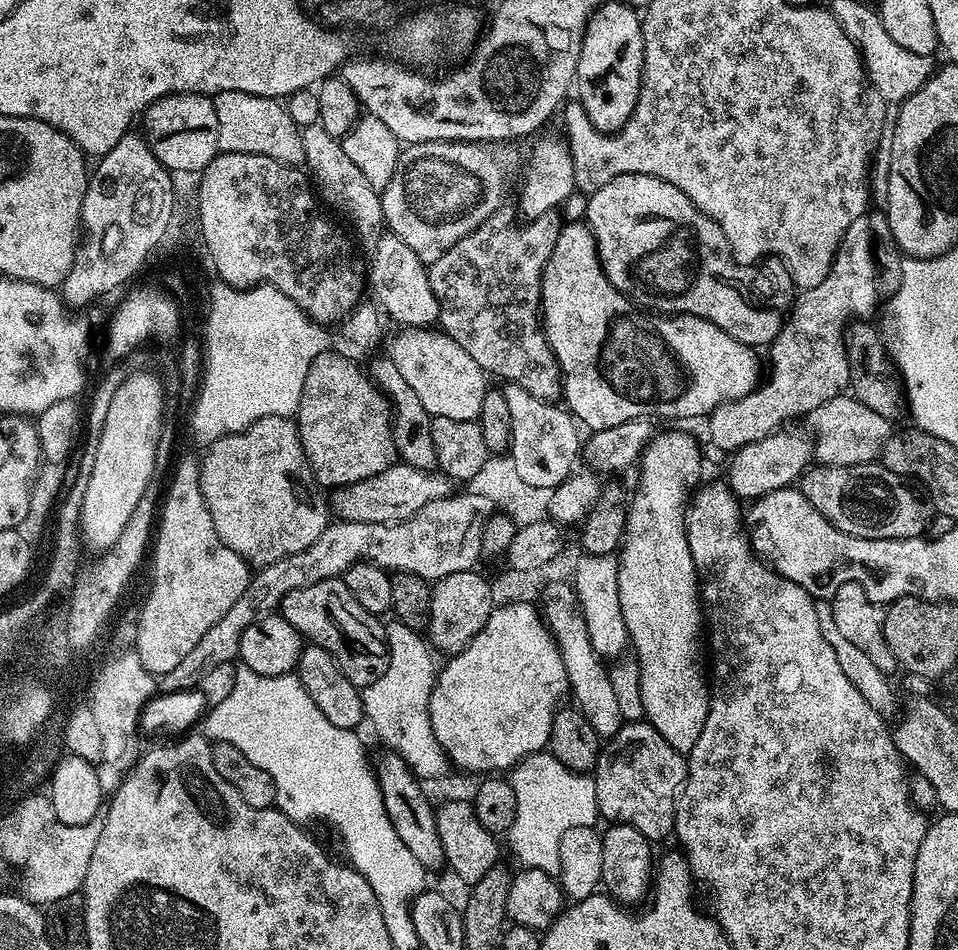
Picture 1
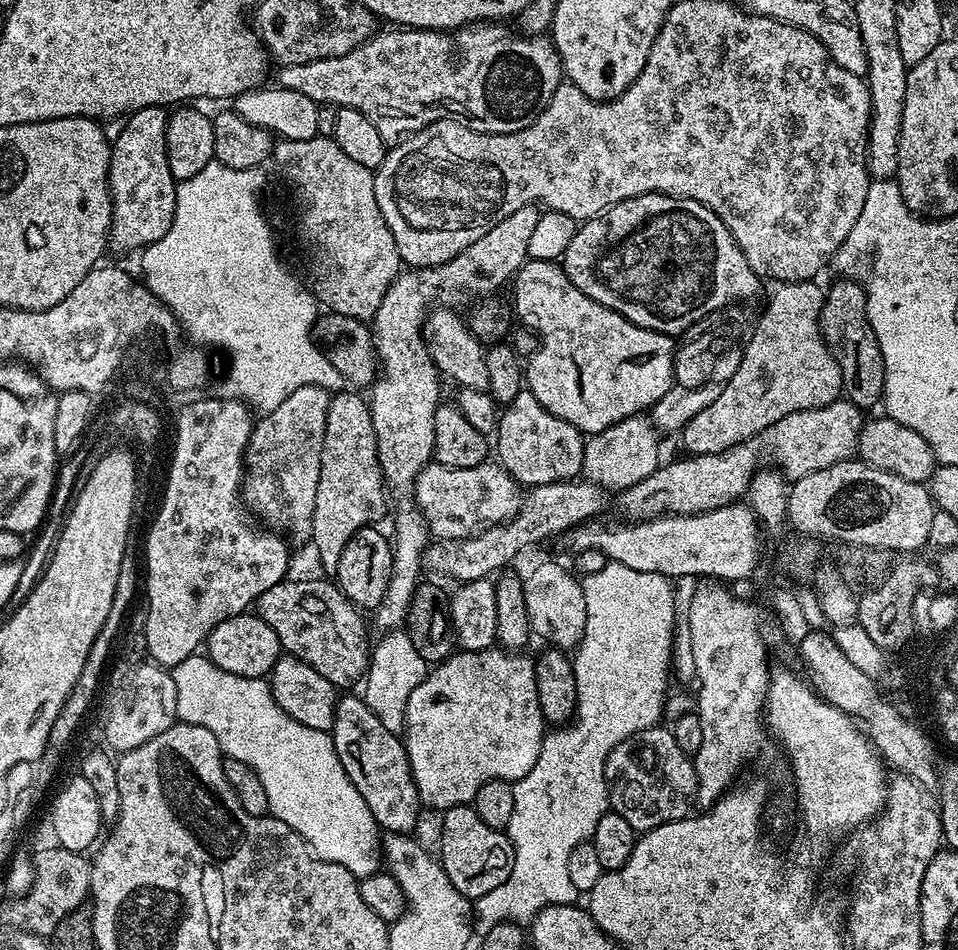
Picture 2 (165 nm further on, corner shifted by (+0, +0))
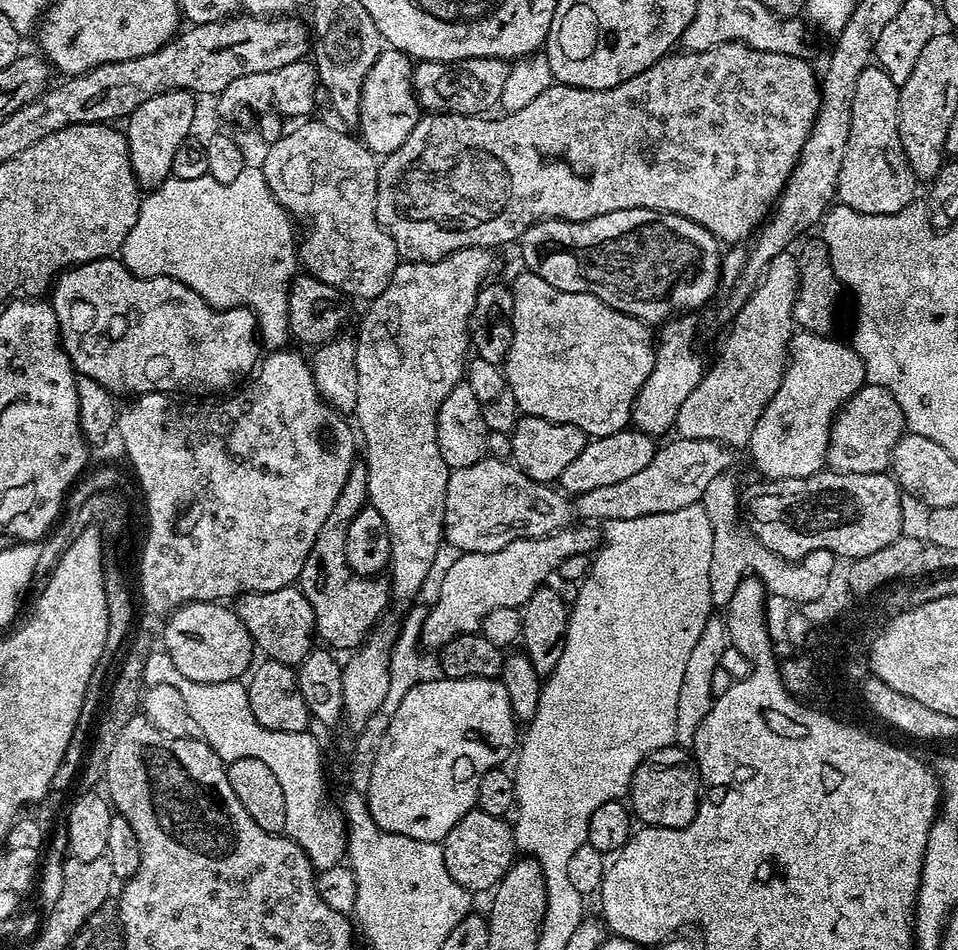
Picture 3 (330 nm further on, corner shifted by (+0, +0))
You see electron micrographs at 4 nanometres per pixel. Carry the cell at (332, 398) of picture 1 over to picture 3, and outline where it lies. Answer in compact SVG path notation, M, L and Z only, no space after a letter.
M363 462L353 463L350 474L346 478L346 486L342 486L342 494L338 494L338 502L334 502L334 510L322 522L322 530L318 530L318 538L314 538L314 546L306 558L306 566L302 566L302 574L298 587L310 602L316 619L316 631L319 639L329 649L348 648L355 650L363 644L369 632L381 623L384 607L390 604L390 588L387 583L379 584L376 578L357 578L346 563L346 534L350 522L354 522L354 514L366 506L368 498L368 465Z

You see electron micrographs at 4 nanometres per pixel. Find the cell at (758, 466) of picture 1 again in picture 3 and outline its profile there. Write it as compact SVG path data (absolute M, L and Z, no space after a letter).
M865 384L837 413L832 422L831 438L828 440L827 467L836 473L868 474L885 472L891 465L894 446L905 433L906 425L897 399L885 387Z

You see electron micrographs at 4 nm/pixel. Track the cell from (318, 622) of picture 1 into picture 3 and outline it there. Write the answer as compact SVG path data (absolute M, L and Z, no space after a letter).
M293 586L269 592L244 592L235 597L234 610L246 626L253 645L265 653L265 657L280 660L283 664L298 666L308 657L317 635L316 619L310 602L299 587Z

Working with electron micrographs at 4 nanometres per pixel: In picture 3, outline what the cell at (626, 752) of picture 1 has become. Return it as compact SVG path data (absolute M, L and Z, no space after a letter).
M669 746L662 750L654 750L634 770L634 778L630 789L630 808L635 819L649 829L684 828L694 822L696 812L700 809L702 795L702 777L700 765L695 755L687 748Z

